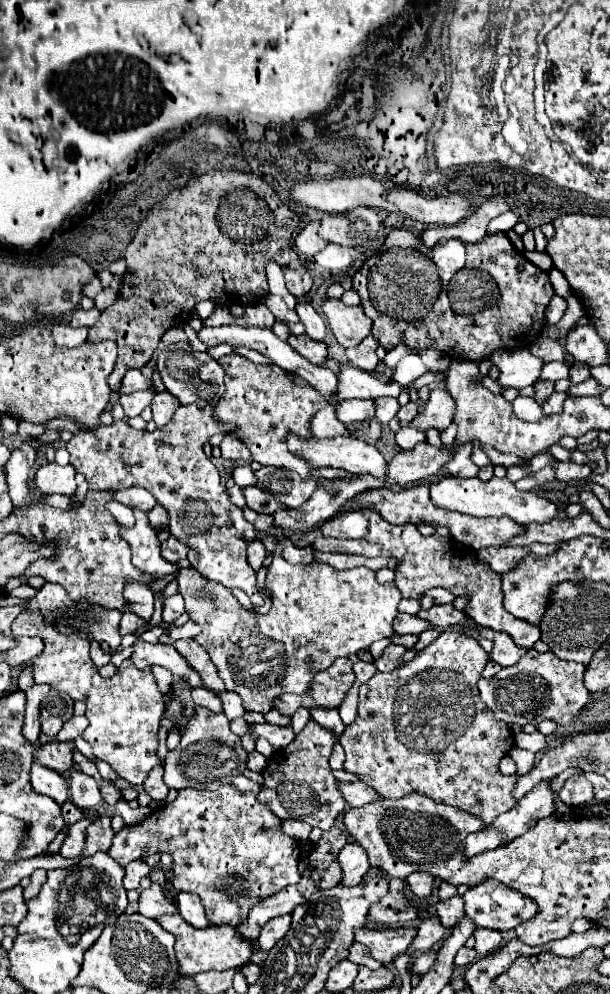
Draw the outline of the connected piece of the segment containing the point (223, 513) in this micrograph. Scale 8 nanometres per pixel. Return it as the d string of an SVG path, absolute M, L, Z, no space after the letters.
M187 404L177 408L171 420L163 428L157 428L155 432L147 432L147 430L139 432L139 430L133 430L125 420L115 420L113 424L101 426L93 432L75 434L67 442L67 450L71 454L71 466L75 466L75 470L87 478L89 490L109 490L109 488L123 490L123 488L129 488L129 484L137 484L149 490L157 498L157 502L169 512L169 532L189 546L187 558L191 566L207 580L221 582L225 588L241 588L255 606L263 606L263 598L255 586L255 580L257 580L255 570L249 568L247 556L245 556L249 542L255 540L255 528L243 518L243 510L229 502L227 488L217 476L217 468L203 454L203 444L213 434L227 434L233 430L235 426L217 422L213 418L213 406L199 408L195 404Z

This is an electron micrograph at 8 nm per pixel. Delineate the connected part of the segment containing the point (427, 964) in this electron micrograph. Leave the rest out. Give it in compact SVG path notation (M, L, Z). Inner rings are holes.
M440 942L437 944L439 945L435 945L431 951L427 952L427 954L417 956L417 960L415 960L415 962L411 964L411 968L409 968L411 974L425 974L425 972L430 970L436 960L437 952L442 945Z

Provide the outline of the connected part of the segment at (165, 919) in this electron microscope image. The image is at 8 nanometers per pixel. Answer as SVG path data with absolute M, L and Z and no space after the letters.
M165 914L157 918L157 922L161 924L161 928L165 928L167 932L175 936L175 956L181 968L181 976L195 976L199 972L209 972L209 970L241 968L243 964L249 962L251 952L257 948L257 944L245 942L243 938L239 938L235 928L227 924L197 930L191 924L185 924L185 920L181 920L181 914L171 914L171 916Z

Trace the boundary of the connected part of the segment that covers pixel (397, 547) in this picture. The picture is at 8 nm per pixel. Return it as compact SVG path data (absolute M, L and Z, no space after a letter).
M369 510L369 532L359 540L337 540L337 538L323 538L319 536L313 544L315 550L321 552L341 552L341 554L359 554L367 558L397 558L395 566L395 586L399 588L403 598L421 598L423 592L431 588L445 588L451 590L455 596L469 596L465 606L465 614L473 618L479 626L487 626L497 632L507 632L517 646L533 648L539 640L541 632L537 626L529 624L527 620L517 620L513 614L505 612L503 608L503 590L501 590L501 574L493 572L487 564L477 562L477 554L461 544L457 544L451 536L421 536L417 526L403 524L395 526L389 524L379 516L379 512Z

